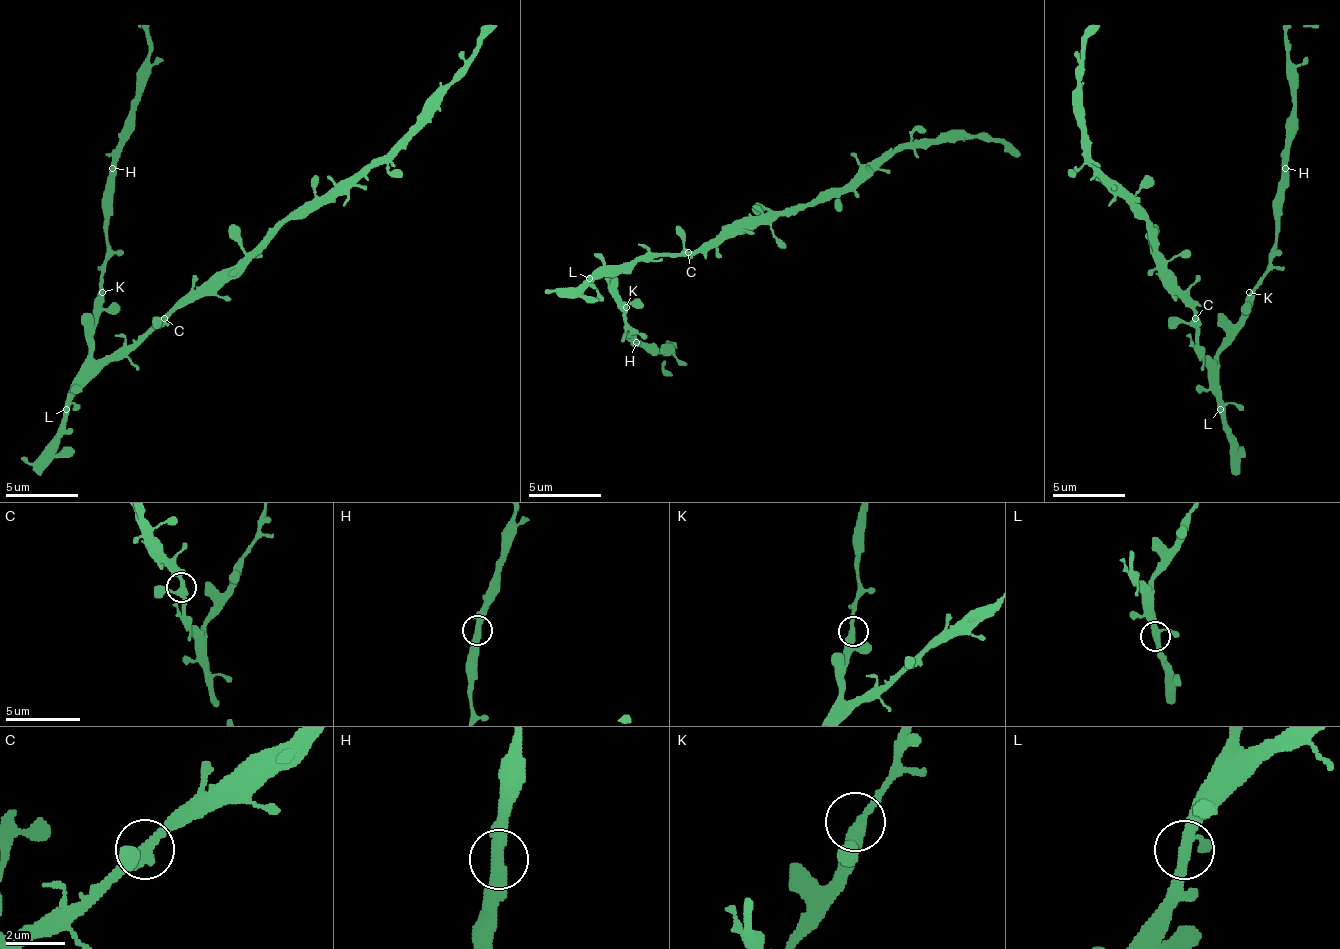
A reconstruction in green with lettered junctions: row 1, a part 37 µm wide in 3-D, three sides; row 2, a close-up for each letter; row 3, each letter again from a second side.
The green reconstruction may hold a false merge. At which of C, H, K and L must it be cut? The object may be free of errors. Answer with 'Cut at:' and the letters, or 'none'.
Cut at: none

